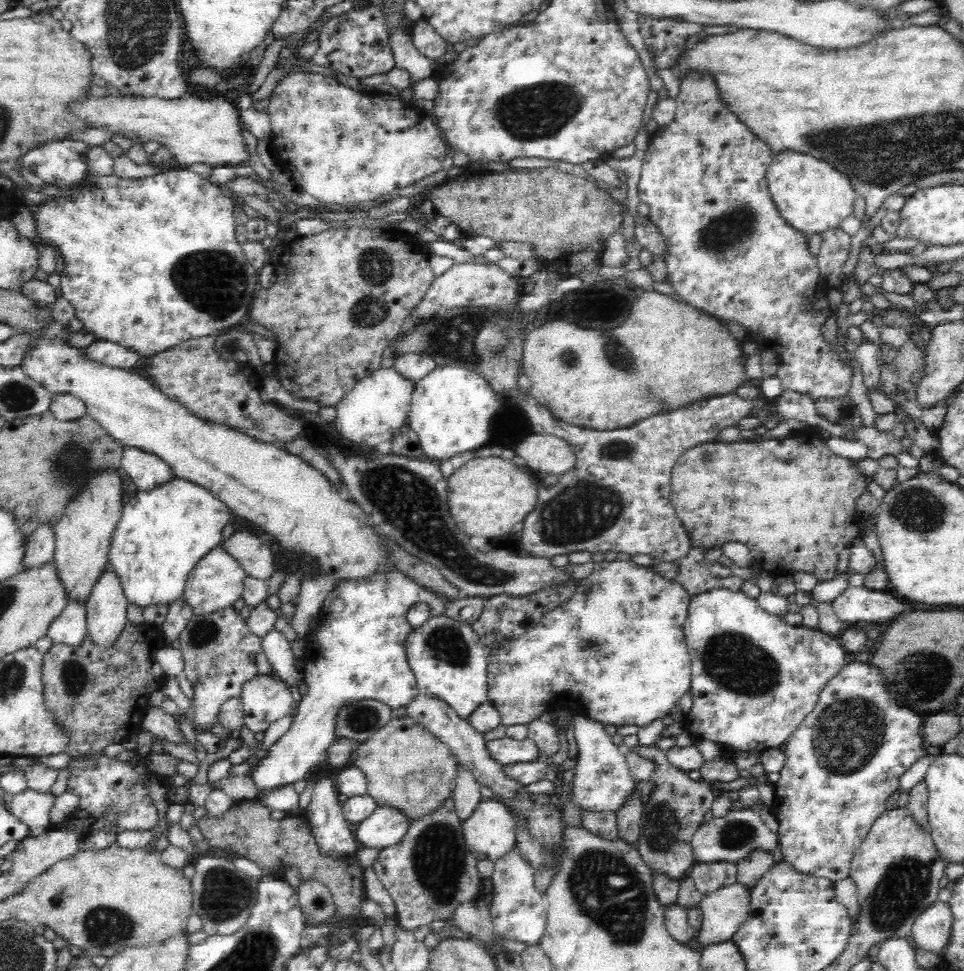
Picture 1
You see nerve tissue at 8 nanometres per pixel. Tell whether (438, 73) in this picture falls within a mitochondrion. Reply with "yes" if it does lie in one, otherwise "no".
no

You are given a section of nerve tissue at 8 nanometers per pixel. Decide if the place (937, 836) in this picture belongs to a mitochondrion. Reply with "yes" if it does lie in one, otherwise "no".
no

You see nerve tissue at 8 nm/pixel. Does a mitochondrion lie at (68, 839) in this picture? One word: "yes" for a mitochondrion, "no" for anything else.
no

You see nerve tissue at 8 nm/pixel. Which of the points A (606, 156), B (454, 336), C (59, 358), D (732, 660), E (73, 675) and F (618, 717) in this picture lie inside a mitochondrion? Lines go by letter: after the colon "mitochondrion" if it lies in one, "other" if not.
A: other
B: mitochondrion
C: other
D: mitochondrion
E: mitochondrion
F: other

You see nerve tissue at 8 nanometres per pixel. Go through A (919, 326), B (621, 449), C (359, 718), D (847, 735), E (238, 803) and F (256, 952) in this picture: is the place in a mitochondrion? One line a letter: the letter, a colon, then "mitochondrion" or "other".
A: other
B: mitochondrion
C: mitochondrion
D: mitochondrion
E: other
F: mitochondrion

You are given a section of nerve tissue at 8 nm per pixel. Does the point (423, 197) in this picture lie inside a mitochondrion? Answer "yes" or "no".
no

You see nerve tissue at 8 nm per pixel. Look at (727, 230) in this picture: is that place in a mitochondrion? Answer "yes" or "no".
yes

